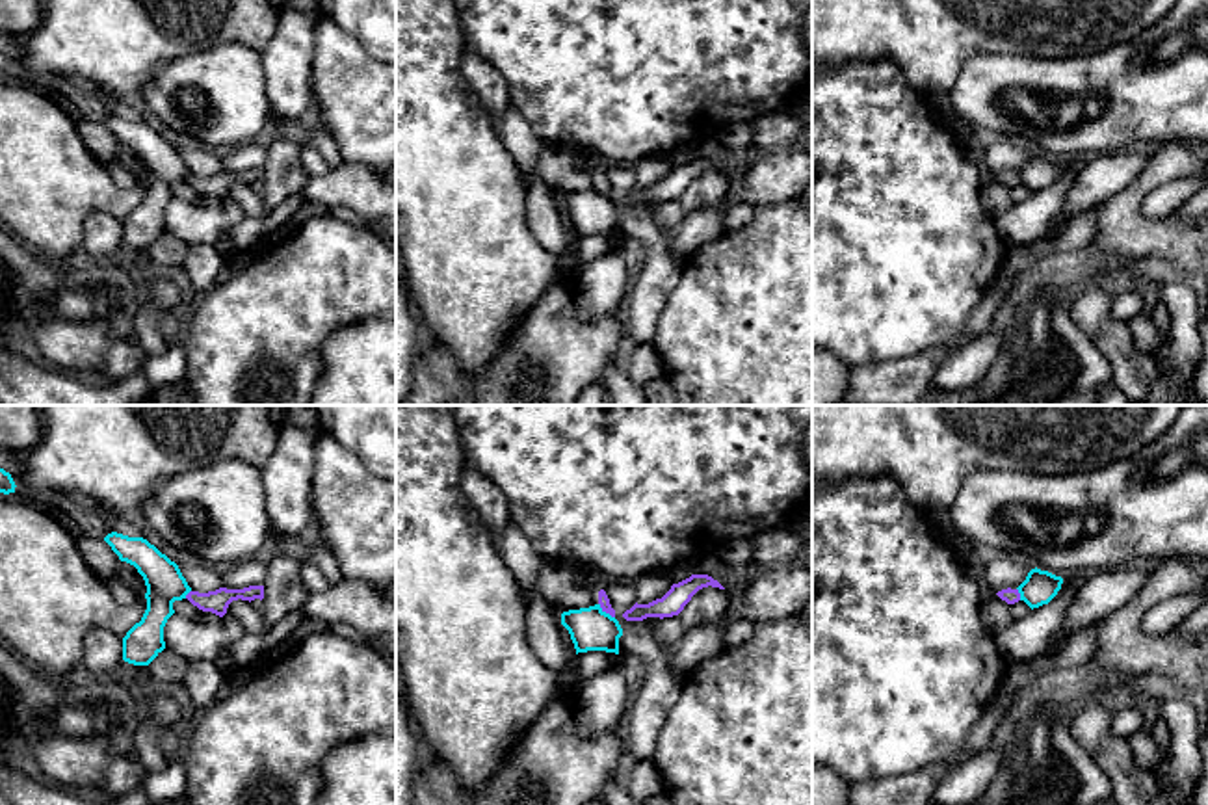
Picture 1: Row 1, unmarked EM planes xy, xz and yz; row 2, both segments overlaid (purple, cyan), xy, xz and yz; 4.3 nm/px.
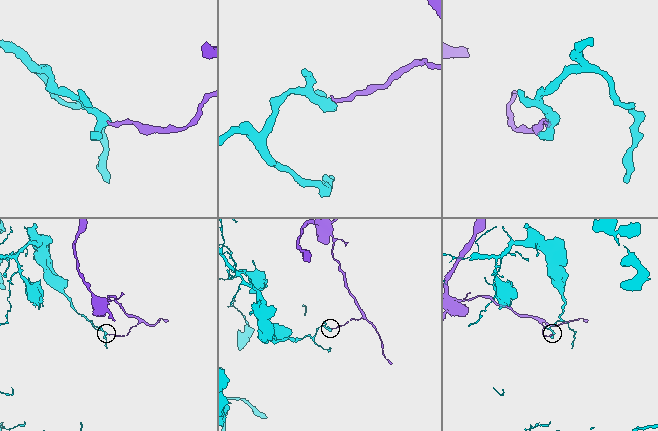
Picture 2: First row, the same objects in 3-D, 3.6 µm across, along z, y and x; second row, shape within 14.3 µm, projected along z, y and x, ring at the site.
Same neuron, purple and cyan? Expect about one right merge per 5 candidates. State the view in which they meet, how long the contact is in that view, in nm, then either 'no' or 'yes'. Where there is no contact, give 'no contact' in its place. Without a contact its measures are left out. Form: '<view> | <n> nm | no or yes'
xz | 100 nm | no

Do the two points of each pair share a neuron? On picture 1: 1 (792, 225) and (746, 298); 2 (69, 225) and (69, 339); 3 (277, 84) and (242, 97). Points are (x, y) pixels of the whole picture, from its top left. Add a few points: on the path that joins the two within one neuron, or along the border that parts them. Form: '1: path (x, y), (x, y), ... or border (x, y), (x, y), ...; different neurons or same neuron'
1: path (788, 244), (788, 255), (764, 279); same neuron
2: border (25, 242), (43, 257), (64, 263); different neurons
3: border (261, 52), (262, 90), (274, 114); different neurons

